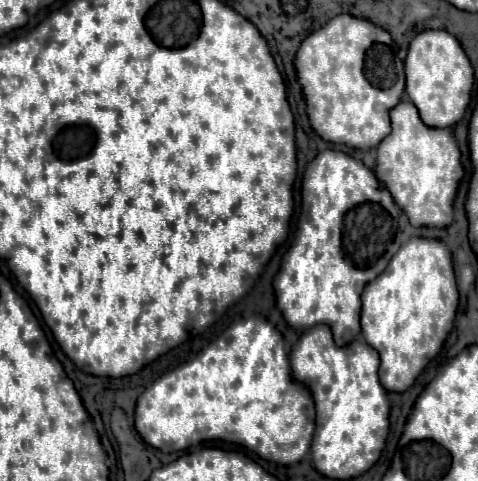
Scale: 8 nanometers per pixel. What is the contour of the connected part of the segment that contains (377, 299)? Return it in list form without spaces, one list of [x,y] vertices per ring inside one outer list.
[[[412,238],[388,262],[388,268],[364,288],[360,326],[368,346],[380,354],[380,384],[386,392],[404,392],[440,352],[452,330],[458,290],[448,248],[440,240]]]

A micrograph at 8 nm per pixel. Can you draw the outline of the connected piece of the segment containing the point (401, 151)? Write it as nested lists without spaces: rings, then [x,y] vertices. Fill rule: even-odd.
[[[404,100],[392,108],[392,132],[378,146],[374,172],[382,188],[388,188],[396,204],[408,214],[412,226],[450,226],[452,200],[462,178],[460,150],[448,128],[436,130],[424,126],[412,102]]]

